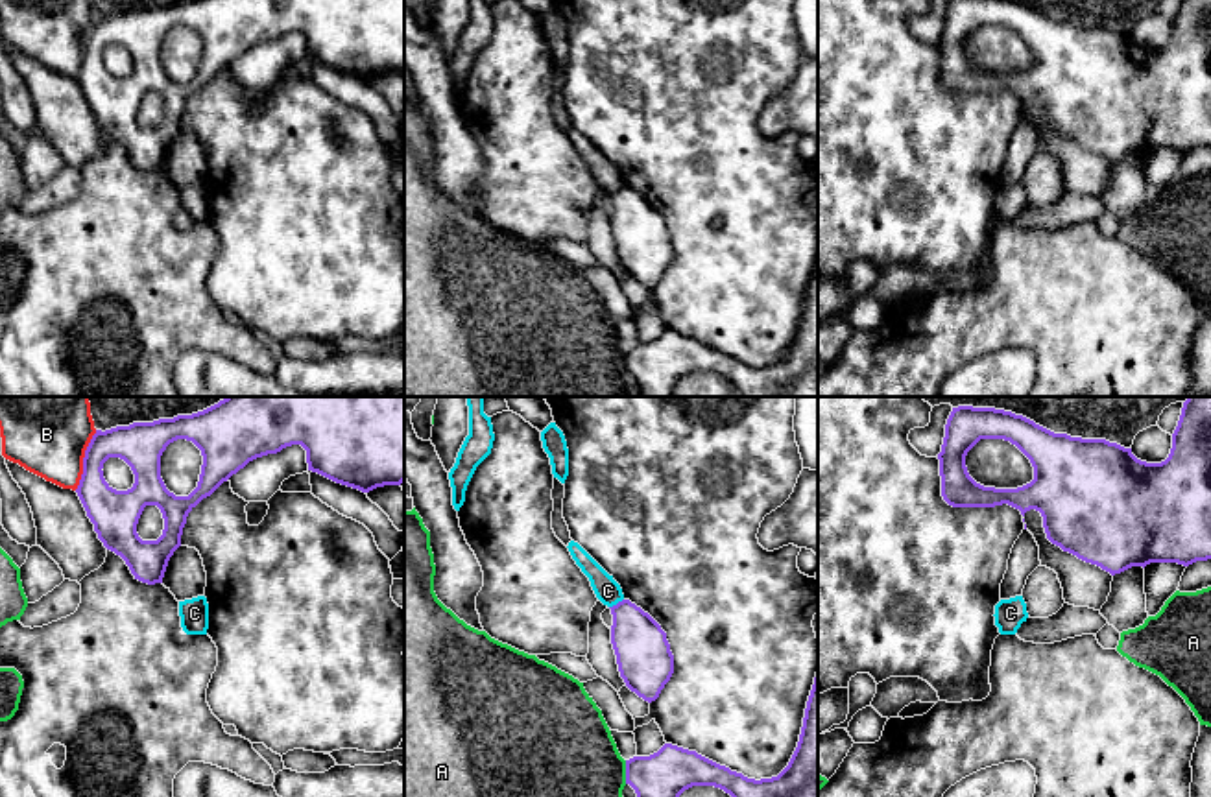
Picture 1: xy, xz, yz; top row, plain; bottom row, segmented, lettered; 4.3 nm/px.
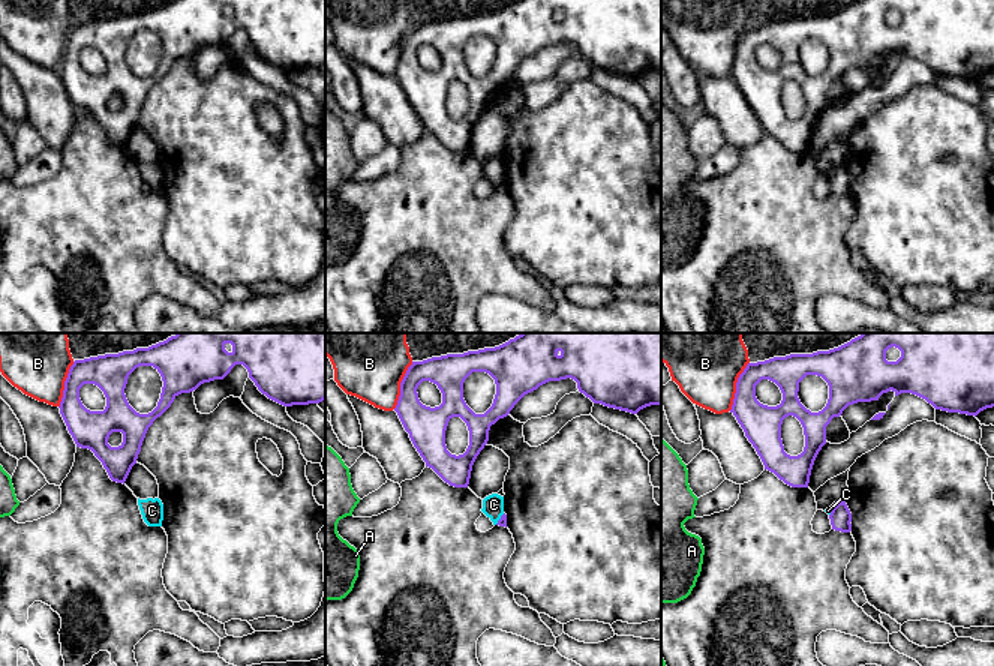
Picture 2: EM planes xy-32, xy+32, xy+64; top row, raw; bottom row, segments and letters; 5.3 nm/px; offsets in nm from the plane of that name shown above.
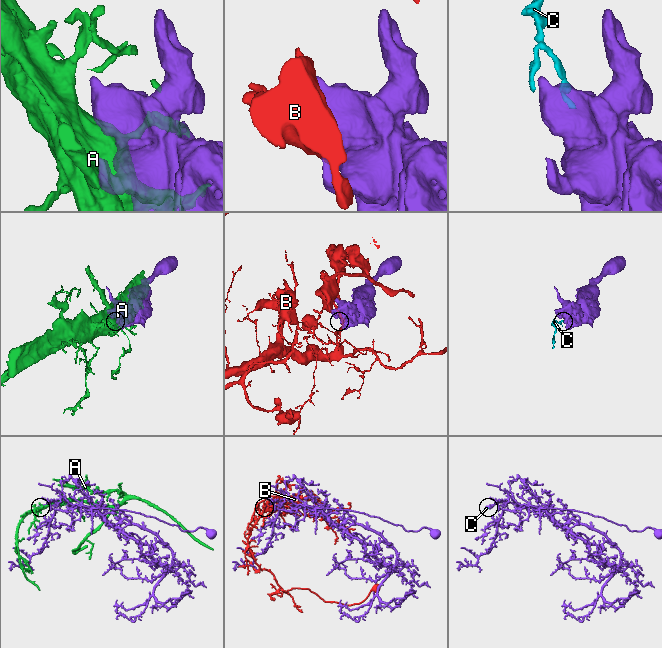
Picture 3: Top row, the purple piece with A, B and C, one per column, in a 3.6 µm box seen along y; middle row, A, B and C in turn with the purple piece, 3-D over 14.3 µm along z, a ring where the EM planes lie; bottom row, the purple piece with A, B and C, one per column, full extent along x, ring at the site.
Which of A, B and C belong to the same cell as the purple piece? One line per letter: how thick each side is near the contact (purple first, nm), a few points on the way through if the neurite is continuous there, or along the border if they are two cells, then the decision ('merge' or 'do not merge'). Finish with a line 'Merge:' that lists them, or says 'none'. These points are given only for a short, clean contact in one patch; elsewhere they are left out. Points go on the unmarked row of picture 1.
A: 220 nm thick on the purple side, 480 nm on the other; do not merge
B: 190 nm thick on the purple side, 280 nm on the other; do not merge
C: 240 nm thick on the purple side, 110 nm on the other; border along xz (623, 185), (610, 194); do not merge
Merge: none

